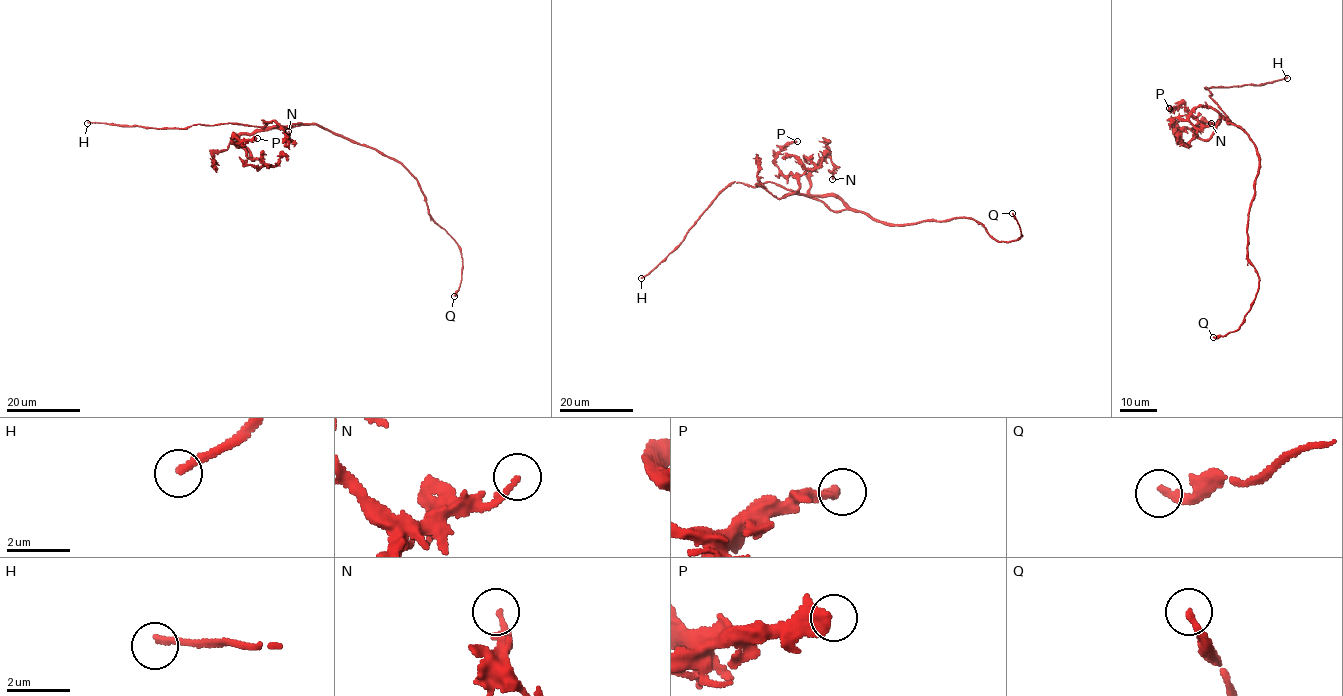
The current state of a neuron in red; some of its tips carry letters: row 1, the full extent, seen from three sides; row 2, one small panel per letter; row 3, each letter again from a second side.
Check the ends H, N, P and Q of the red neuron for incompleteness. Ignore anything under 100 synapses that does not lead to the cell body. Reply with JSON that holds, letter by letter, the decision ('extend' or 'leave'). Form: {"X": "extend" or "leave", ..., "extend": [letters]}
{"H": "extend", "N": "leave", "P": "leave", "Q": "leave", "extend": ["H"]}

